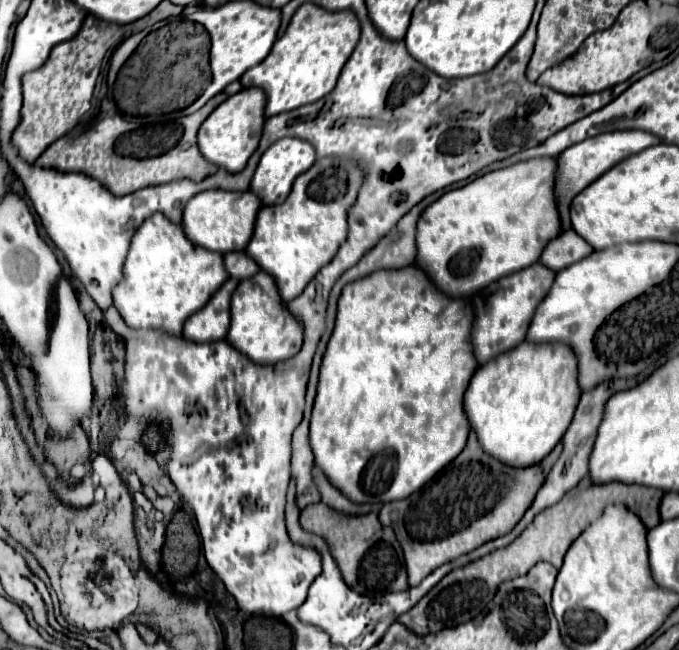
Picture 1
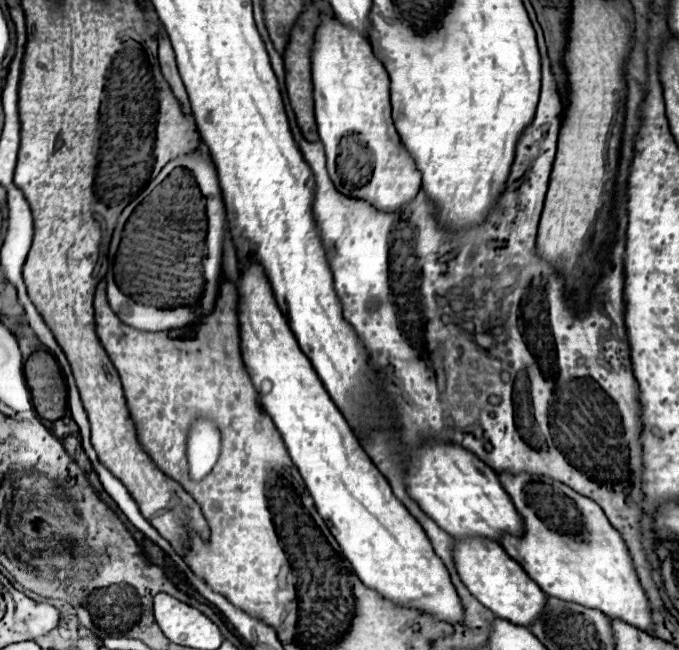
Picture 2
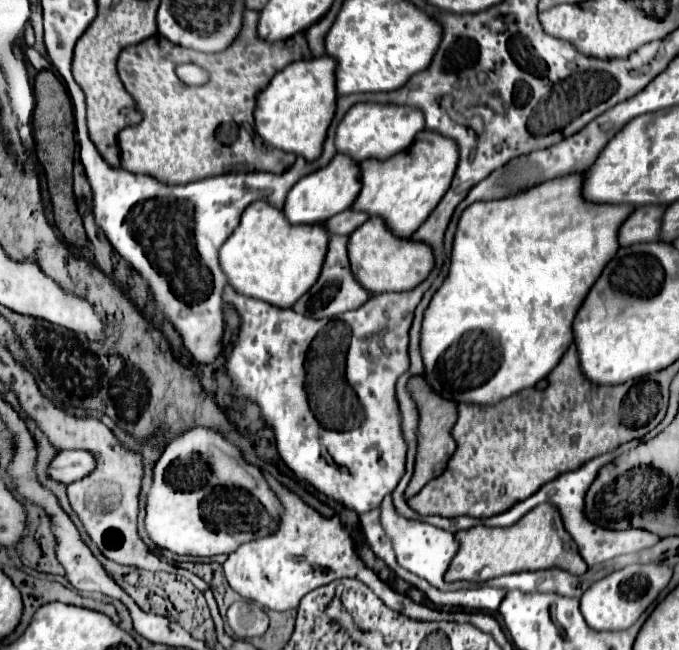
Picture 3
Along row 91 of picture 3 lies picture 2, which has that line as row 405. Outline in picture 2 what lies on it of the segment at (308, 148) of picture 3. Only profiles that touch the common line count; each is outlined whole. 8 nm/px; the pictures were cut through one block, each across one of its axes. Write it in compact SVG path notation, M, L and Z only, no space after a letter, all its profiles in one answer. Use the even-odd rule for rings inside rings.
M240 260L240 350L242 360L250 372L254 388L258 390L262 408L272 416L276 428L280 430L286 448L304 478L304 484L314 498L314 504L328 524L332 536L340 544L342 554L352 564L356 576L364 582L364 586L376 590L384 600L402 606L420 610L430 614L432 618L446 622L446 624L464 624L464 606L458 598L458 592L450 580L448 568L436 556L426 532L418 524L418 520L406 510L406 506L392 494L390 484L372 464L368 454L362 450L358 438L354 436L352 428L328 396L326 388L322 386L316 370L312 368L306 354L300 350L286 318L282 316L276 300L272 296L268 278L260 264L250 260Z

